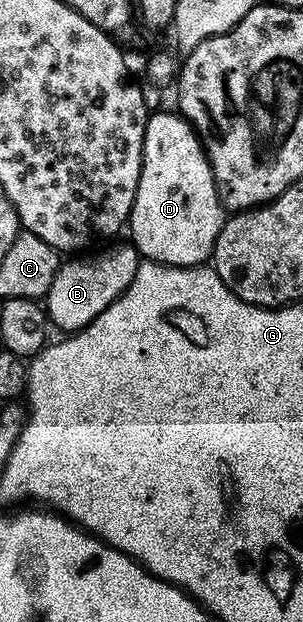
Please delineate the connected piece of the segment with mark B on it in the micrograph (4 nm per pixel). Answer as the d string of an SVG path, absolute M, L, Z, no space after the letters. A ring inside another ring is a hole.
M111 243L102 252L70 258L67 263L65 261L59 265L56 278L49 287L49 294L44 298L44 306L49 321L64 330L63 333L73 334L82 329L131 284L142 258L134 245L125 243Z

